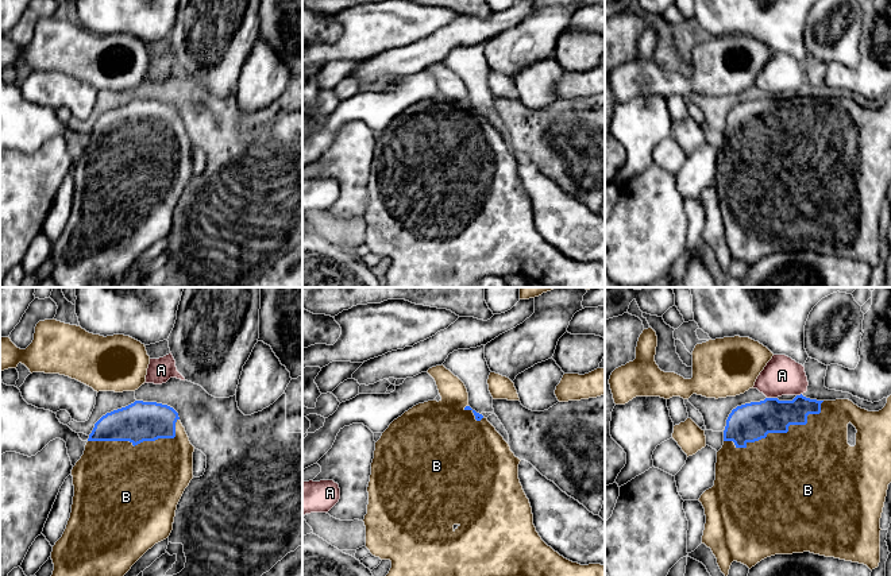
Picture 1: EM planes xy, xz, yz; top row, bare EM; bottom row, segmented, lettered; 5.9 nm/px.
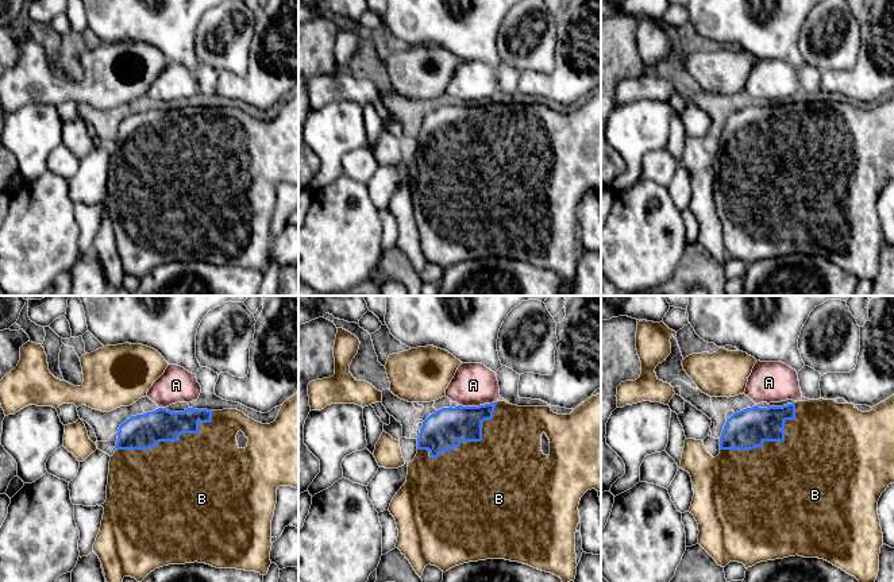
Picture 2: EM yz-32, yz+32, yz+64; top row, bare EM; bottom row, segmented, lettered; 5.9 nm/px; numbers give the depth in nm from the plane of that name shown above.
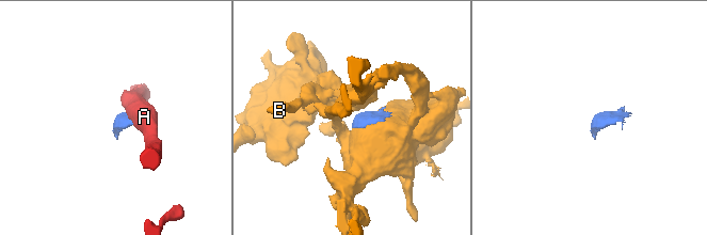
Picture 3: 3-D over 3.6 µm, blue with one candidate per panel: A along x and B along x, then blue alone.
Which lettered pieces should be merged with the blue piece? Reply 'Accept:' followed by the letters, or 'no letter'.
Accept: B

